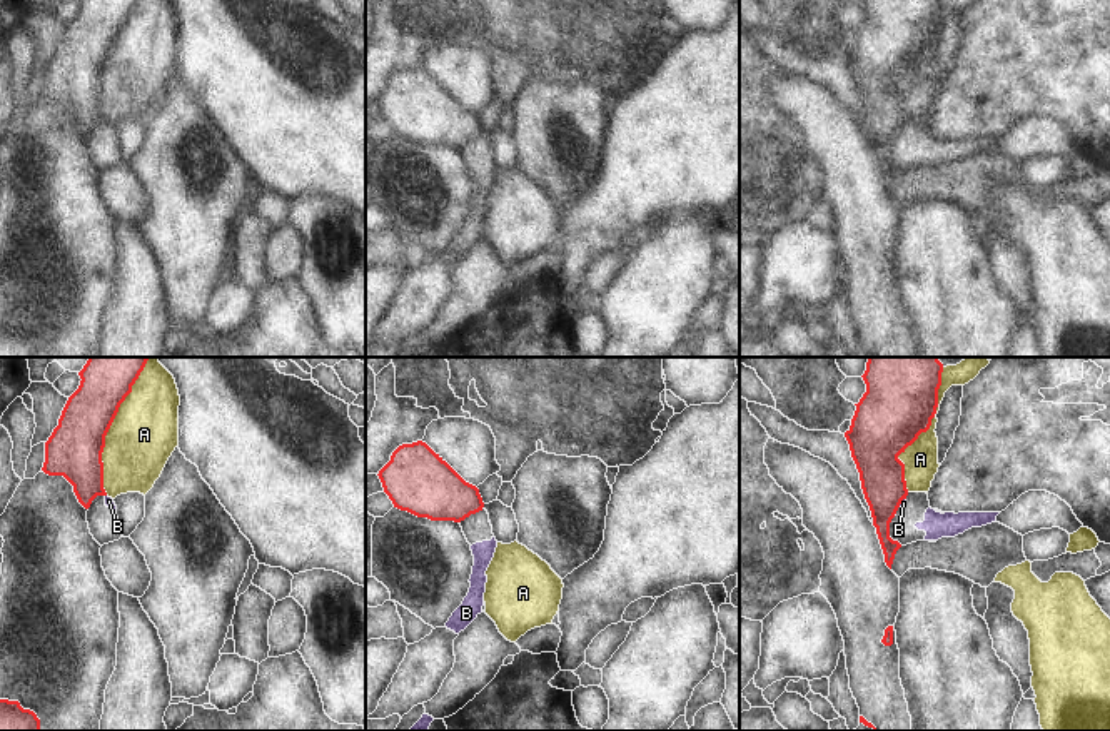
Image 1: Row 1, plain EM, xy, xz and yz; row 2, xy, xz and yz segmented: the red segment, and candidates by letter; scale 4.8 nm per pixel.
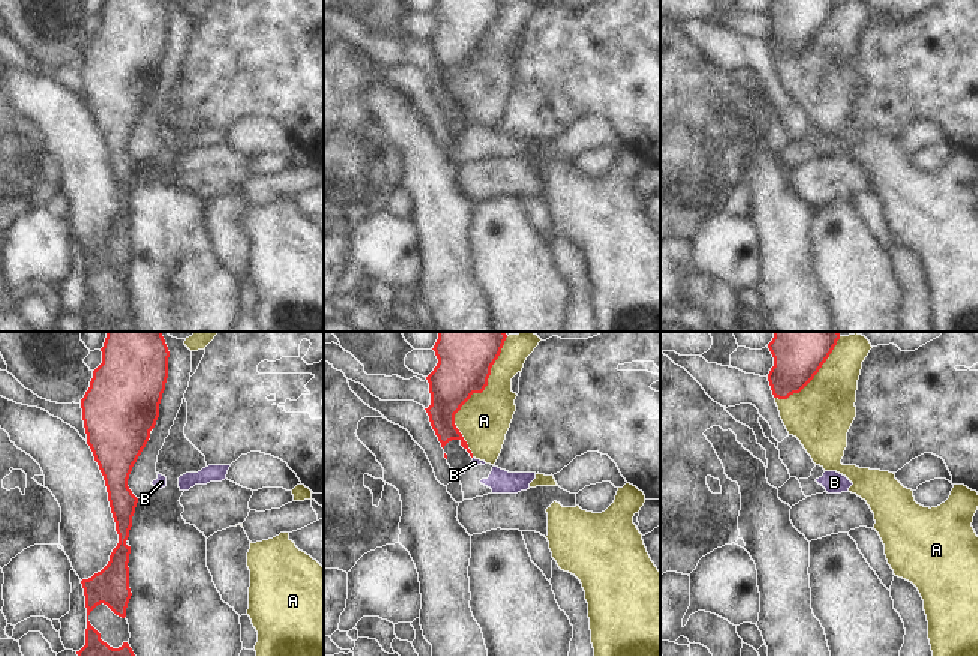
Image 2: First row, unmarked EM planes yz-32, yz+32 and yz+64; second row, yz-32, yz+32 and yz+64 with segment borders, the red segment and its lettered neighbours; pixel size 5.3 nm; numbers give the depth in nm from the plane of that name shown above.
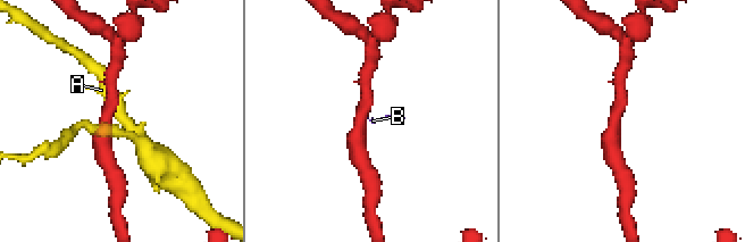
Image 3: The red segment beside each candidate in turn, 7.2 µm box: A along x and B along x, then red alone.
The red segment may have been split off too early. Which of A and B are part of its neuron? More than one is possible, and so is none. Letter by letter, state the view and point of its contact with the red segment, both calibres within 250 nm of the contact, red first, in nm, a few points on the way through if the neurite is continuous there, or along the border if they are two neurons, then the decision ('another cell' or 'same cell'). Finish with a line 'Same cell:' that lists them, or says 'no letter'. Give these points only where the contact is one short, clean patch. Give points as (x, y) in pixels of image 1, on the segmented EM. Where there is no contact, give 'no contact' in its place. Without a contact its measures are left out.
A: contact xy (110, 424); calibres 260 and 320 nm; another cell
B: contact yz (900, 503); calibres 220 and 30 nm; border yz (905, 498), (898, 506); another cell
Same cell: no letter

